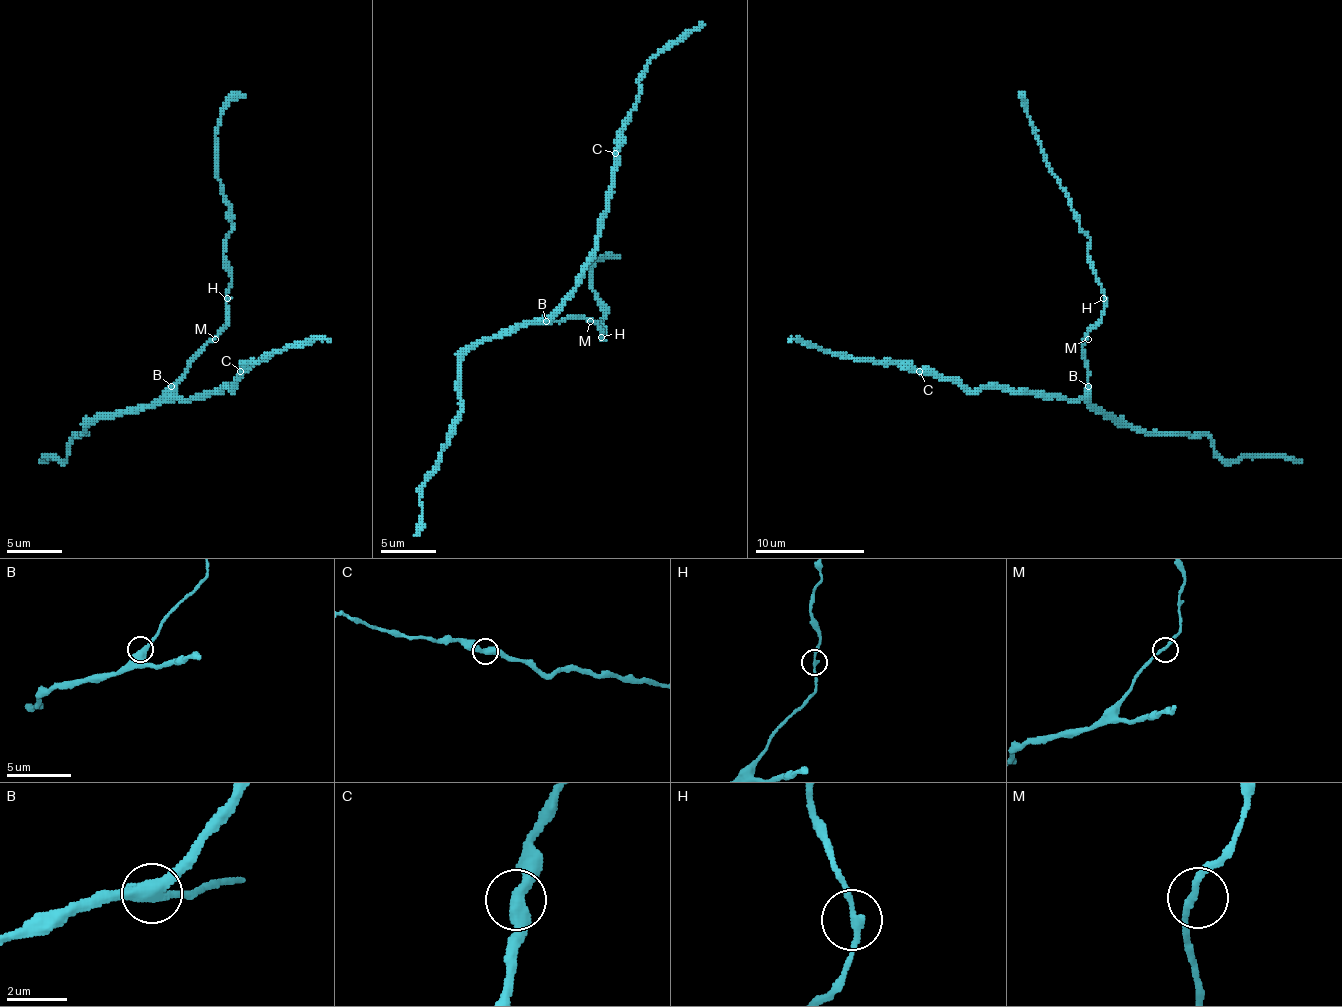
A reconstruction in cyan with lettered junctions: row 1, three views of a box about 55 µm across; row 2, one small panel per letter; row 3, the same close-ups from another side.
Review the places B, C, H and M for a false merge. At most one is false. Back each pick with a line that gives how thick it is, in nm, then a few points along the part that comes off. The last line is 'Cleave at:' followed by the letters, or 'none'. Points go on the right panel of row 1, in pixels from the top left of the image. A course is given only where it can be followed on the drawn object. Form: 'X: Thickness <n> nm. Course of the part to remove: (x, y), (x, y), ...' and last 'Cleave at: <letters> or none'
Cleave at: none

